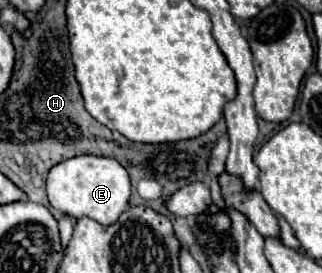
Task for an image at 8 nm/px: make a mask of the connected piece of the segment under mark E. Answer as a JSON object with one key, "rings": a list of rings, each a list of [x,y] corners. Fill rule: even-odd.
{"rings":[[[75,156],[55,164],[47,176],[49,204],[71,218],[93,218],[103,226],[113,224],[129,204],[131,182],[125,168],[109,156]]]}

